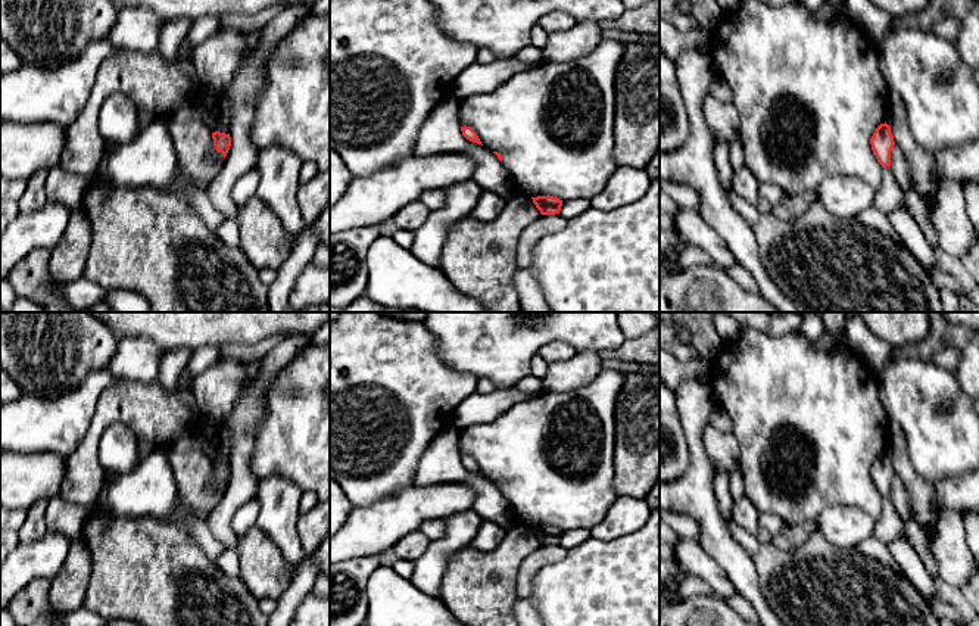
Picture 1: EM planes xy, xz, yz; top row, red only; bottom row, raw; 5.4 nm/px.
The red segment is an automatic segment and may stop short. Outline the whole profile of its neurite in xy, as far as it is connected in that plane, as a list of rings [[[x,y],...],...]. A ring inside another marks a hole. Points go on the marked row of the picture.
[[[215,131],[215,133],[212,133],[212,138],[213,138],[215,149],[218,152],[221,152],[224,155],[224,158],[225,158],[228,150],[230,150],[230,146],[231,146],[230,134]]]

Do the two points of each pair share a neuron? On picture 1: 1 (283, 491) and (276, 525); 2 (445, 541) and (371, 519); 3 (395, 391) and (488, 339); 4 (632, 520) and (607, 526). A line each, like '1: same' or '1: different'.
1: same
2: different
3: different
4: same

